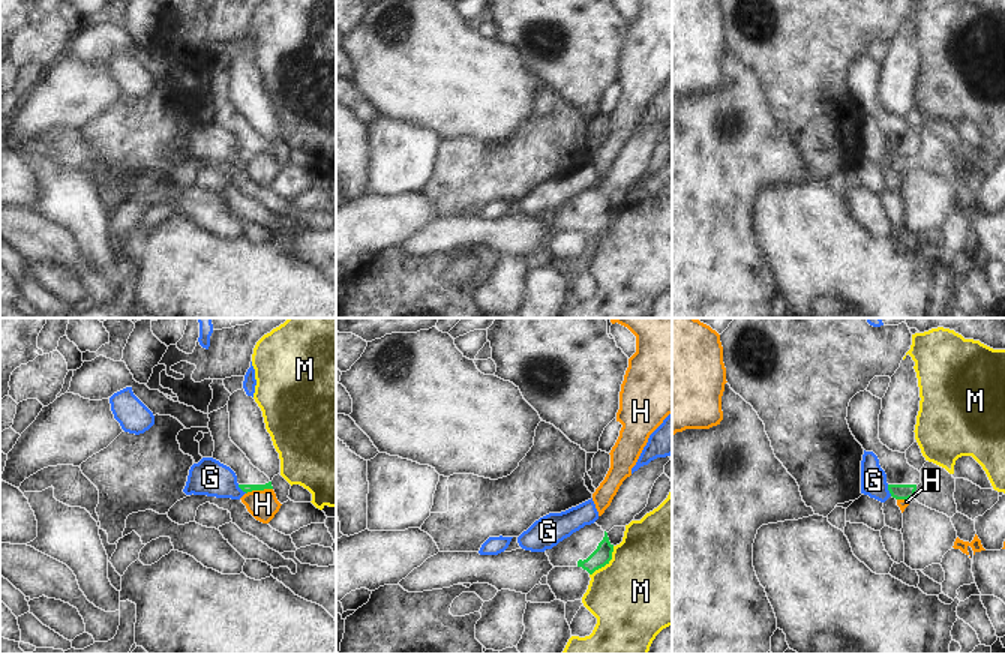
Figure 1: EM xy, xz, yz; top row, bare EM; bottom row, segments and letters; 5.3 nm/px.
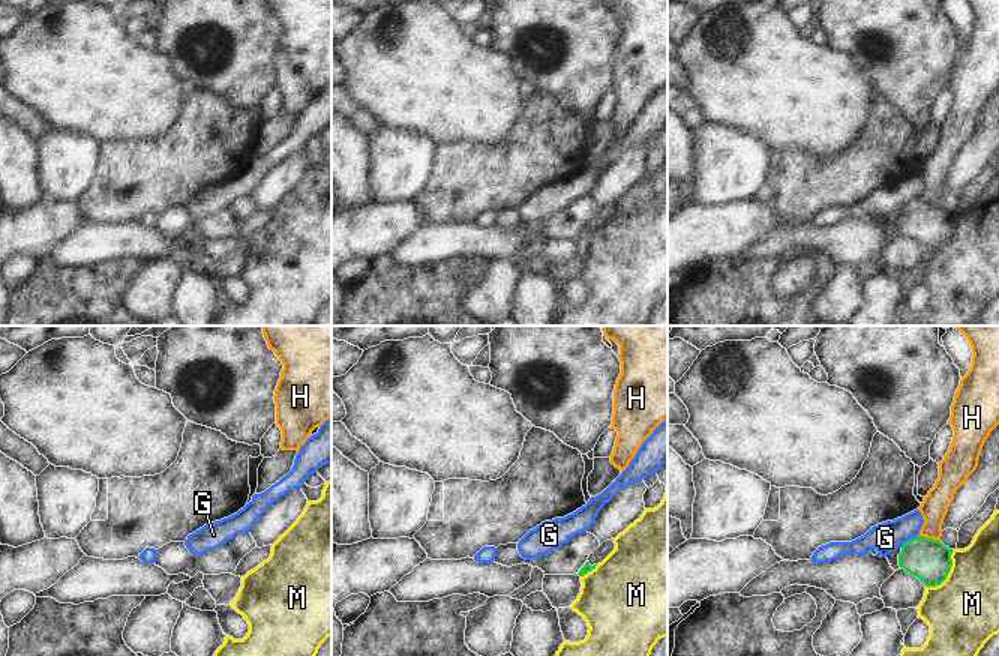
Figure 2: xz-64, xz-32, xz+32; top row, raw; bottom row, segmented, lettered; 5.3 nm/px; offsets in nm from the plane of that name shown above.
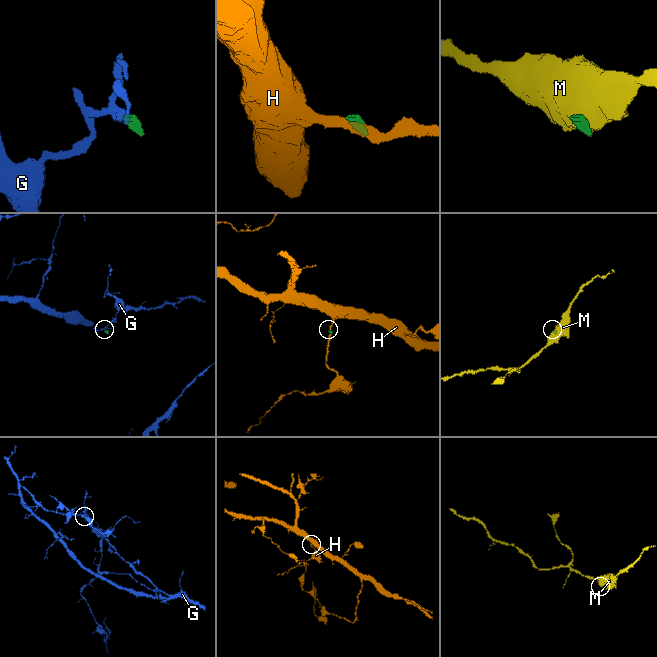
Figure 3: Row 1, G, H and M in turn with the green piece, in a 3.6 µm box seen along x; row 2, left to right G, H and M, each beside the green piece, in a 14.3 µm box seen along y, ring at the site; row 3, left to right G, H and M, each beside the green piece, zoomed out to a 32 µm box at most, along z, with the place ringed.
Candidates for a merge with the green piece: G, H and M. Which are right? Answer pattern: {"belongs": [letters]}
{"belongs": []}

